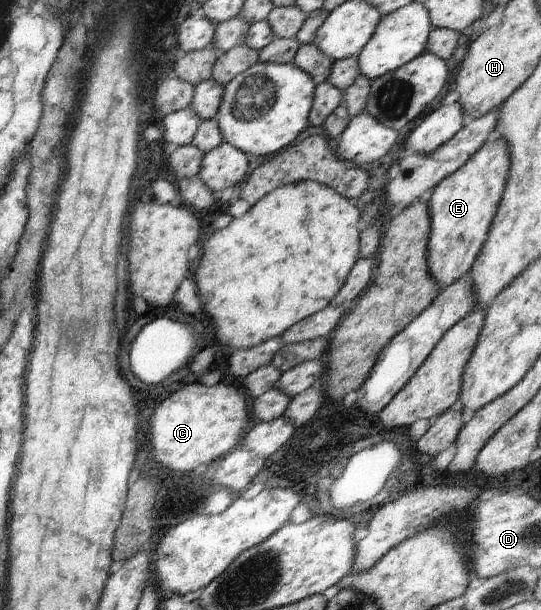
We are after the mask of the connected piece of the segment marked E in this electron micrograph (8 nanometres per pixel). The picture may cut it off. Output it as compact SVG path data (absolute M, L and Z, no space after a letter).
M495 135L452 175L444 178L434 188L428 200L428 213L430 214L430 235L426 254L426 265L430 275L440 287L445 288L455 281L467 276L476 256L488 237L492 216L495 216L506 178L509 170L509 154L507 143Z

